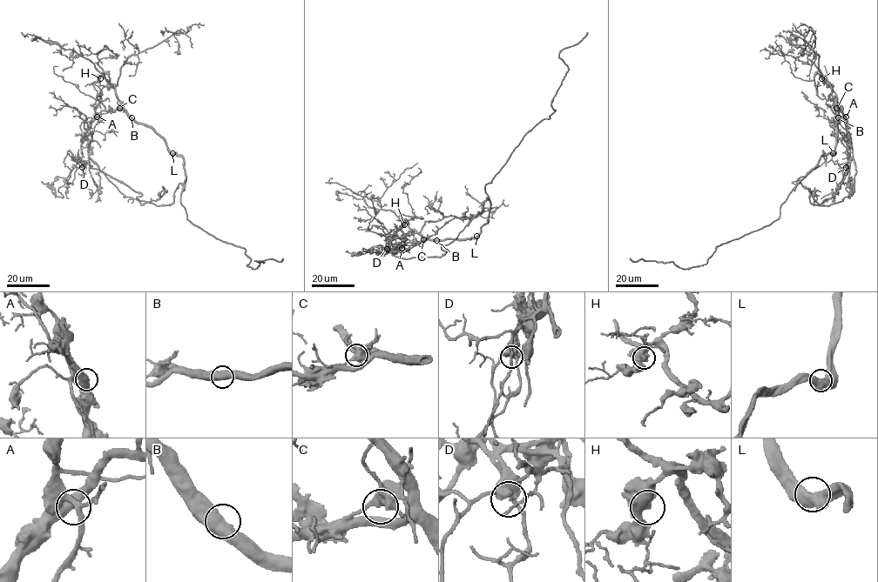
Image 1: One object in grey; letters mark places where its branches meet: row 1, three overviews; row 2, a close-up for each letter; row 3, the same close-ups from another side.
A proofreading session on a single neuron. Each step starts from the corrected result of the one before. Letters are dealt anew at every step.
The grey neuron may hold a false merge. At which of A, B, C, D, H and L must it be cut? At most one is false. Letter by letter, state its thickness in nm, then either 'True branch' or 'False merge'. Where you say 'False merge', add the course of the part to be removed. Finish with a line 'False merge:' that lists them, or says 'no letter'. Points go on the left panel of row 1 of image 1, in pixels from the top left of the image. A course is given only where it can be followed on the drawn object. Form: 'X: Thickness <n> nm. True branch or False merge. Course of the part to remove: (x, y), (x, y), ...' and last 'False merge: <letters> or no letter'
A: Thickness 550 nm. True branch
B: Thickness 600 nm. True branch
C: Thickness 480 nm. True branch
D: Thickness 380 nm. True branch
H: Thickness 600 nm. True branch
L: Thickness 600 nm. True branch
False merge: no letter

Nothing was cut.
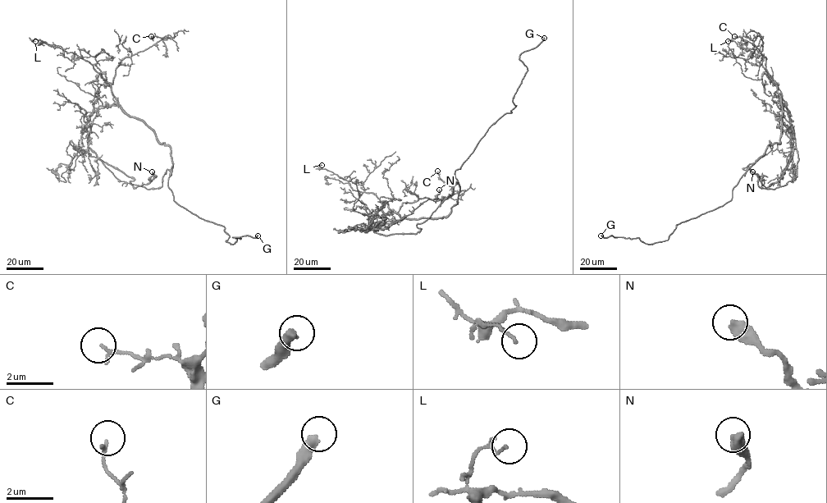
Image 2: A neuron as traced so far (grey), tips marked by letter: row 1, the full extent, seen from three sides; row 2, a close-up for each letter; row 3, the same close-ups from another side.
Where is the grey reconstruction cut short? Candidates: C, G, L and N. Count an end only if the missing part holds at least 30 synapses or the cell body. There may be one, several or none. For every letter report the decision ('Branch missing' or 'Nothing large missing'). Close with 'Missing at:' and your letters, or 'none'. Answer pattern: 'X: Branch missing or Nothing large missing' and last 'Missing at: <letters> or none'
C: Nothing large missing
G: Branch missing
L: Nothing large missing
N: Nothing large missing
Missing at: G

